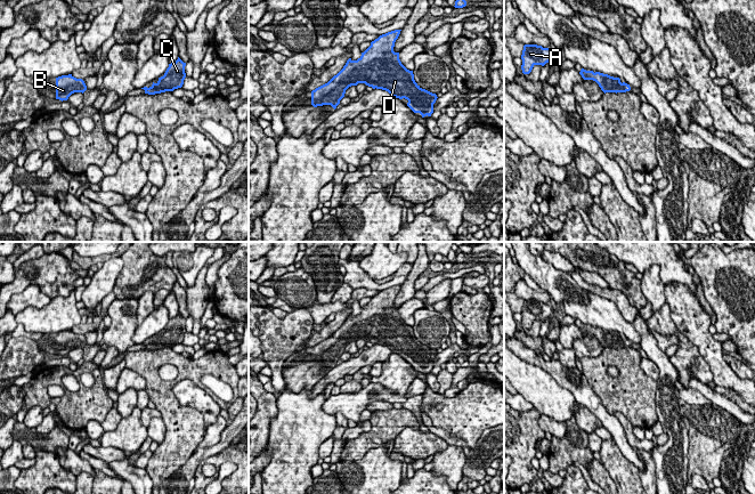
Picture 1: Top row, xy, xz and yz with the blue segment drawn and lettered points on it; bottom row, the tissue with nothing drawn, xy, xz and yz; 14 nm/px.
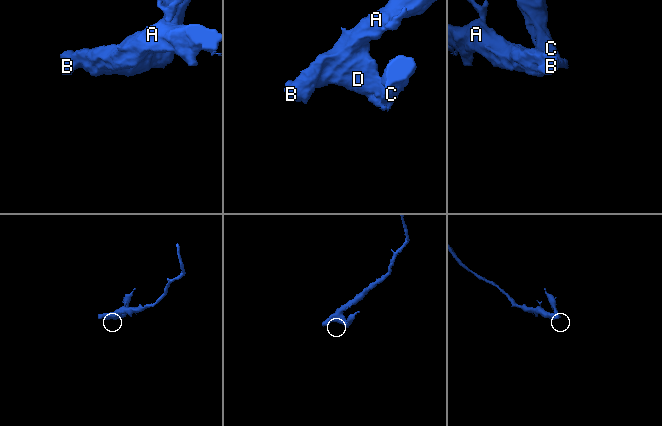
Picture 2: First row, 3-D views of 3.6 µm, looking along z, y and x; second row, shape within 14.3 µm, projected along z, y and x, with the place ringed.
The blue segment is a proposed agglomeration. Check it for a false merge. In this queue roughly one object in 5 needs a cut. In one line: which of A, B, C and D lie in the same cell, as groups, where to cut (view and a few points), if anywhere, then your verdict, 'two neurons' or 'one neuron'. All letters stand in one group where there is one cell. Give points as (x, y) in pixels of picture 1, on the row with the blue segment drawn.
groups A B C D; cut none; one neuron

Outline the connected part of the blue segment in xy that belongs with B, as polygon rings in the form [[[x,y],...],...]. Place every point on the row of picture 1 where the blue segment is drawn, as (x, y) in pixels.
[[[72,74],[56,78],[56,99],[67,100],[74,92],[84,92],[87,86],[82,79],[76,79]]]

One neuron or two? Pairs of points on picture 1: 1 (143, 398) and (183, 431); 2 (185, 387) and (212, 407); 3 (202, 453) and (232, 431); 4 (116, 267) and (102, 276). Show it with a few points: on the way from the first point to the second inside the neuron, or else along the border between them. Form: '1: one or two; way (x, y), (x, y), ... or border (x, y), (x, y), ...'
1: two; border (145, 389), (149, 399)
2: one; way (192, 394), (205, 404)
3: one; way (210, 451), (216, 450), (226, 439)
4: one; way (113, 267), (105, 275)

